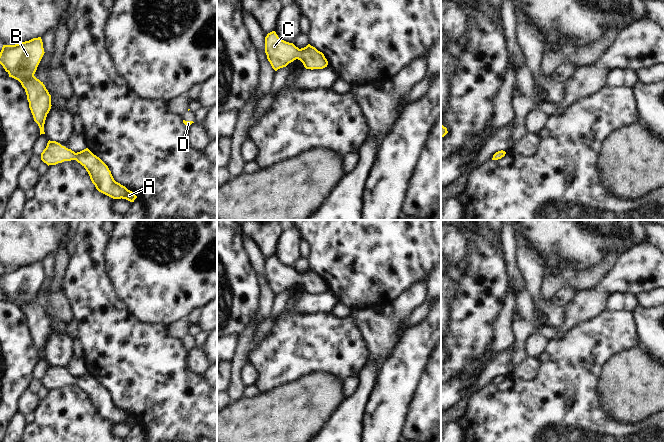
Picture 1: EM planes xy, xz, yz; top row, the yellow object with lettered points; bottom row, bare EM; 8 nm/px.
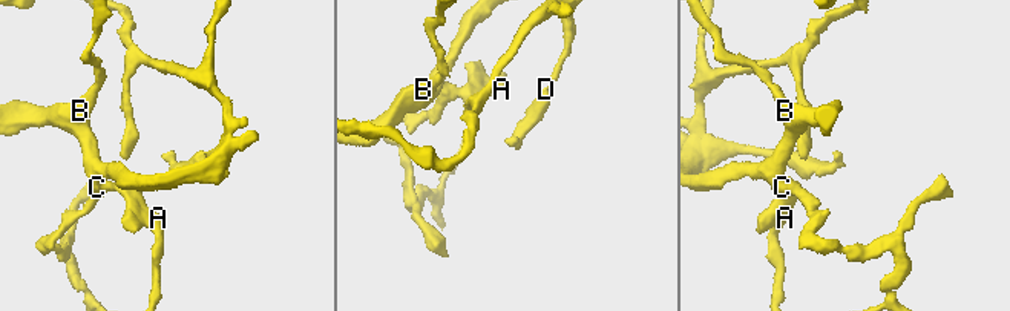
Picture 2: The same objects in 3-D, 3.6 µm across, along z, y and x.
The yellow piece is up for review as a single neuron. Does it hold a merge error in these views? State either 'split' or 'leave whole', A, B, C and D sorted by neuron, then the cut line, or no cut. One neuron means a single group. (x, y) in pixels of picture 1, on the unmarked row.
leave whole; groups A B C D; cut none

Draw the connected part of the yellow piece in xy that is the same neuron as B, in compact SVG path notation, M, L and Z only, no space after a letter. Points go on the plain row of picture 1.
M41 261L15 269L3 269L0 276L0 288L9 301L18 304L25 313L29 332L40 352L40 359L45 358L44 348L52 330L51 319L43 306L34 300L44 277Z

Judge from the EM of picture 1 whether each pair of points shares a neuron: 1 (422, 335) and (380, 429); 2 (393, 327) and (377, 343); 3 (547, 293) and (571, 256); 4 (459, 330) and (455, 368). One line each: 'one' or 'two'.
1: one
2: one
3: two
4: one

